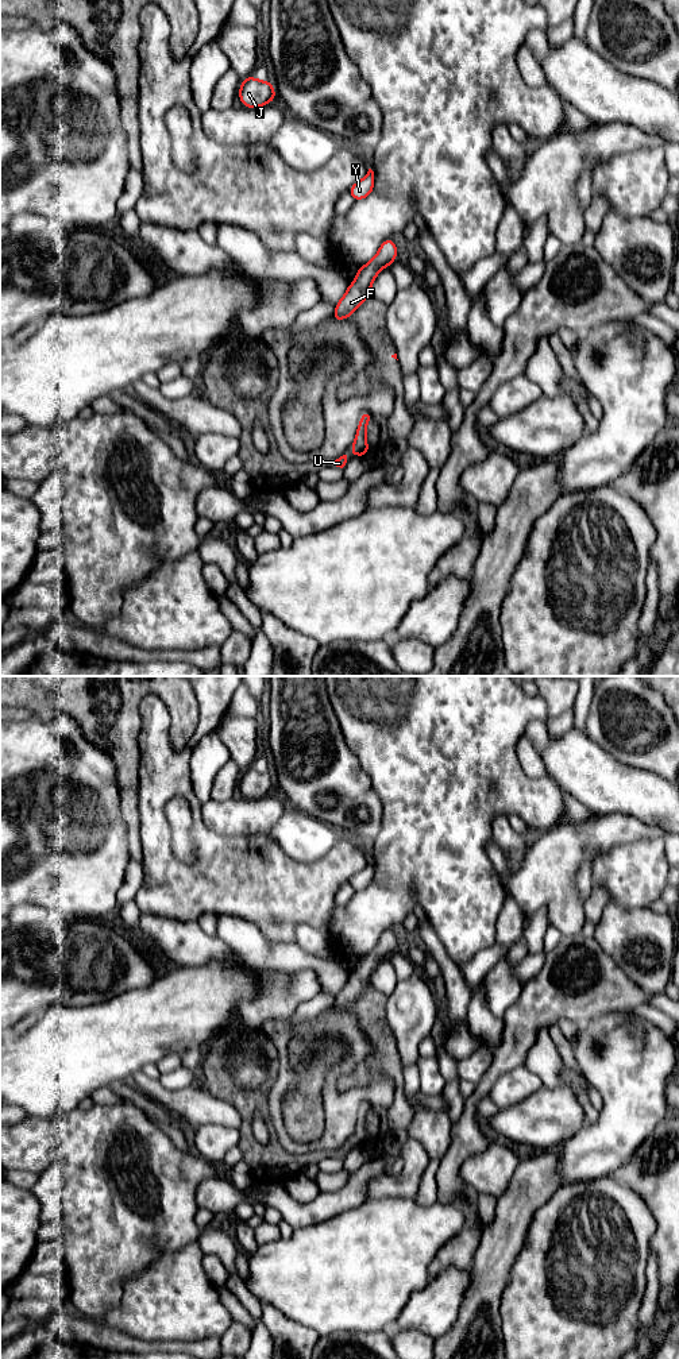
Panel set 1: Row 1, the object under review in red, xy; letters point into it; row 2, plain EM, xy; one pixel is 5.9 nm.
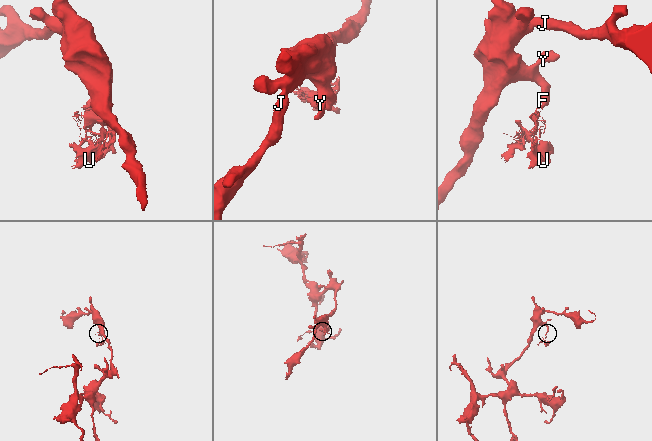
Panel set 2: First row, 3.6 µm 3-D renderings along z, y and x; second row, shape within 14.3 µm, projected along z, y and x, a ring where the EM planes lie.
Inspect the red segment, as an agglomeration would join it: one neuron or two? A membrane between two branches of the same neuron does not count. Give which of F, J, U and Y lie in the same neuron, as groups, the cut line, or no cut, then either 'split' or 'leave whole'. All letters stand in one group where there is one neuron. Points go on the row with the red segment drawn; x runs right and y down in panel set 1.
F J Y / U | xy (335, 313), (346, 317) | split

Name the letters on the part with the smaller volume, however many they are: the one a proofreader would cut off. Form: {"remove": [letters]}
{"remove": ["U"]}

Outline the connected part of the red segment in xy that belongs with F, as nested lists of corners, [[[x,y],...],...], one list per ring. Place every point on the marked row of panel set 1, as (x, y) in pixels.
[[[386,239],[378,248],[377,255],[364,266],[359,267],[354,283],[348,285],[346,294],[336,304],[335,314],[350,317],[371,294],[371,285],[378,273],[389,267],[397,258],[397,246],[393,239]]]

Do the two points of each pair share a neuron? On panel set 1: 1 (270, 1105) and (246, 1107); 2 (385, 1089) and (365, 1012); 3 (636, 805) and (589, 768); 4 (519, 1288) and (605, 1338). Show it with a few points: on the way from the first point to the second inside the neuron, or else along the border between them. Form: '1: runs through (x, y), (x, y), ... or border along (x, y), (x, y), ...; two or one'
1: border along (262, 1091), (263, 1108); two
2: border along (371, 1077), (388, 1074), (396, 1084); two
3: runs through (624, 792), (620, 788), (608, 787), (601, 780); one
4: runs through (540, 1305), (571, 1323), (583, 1324); one

